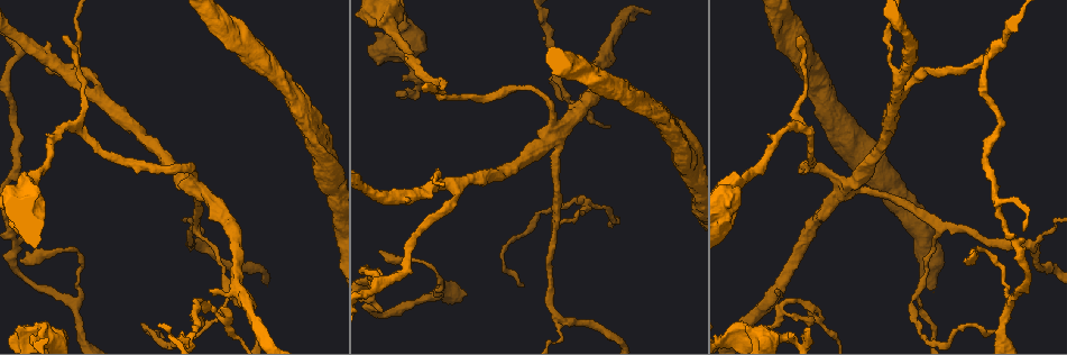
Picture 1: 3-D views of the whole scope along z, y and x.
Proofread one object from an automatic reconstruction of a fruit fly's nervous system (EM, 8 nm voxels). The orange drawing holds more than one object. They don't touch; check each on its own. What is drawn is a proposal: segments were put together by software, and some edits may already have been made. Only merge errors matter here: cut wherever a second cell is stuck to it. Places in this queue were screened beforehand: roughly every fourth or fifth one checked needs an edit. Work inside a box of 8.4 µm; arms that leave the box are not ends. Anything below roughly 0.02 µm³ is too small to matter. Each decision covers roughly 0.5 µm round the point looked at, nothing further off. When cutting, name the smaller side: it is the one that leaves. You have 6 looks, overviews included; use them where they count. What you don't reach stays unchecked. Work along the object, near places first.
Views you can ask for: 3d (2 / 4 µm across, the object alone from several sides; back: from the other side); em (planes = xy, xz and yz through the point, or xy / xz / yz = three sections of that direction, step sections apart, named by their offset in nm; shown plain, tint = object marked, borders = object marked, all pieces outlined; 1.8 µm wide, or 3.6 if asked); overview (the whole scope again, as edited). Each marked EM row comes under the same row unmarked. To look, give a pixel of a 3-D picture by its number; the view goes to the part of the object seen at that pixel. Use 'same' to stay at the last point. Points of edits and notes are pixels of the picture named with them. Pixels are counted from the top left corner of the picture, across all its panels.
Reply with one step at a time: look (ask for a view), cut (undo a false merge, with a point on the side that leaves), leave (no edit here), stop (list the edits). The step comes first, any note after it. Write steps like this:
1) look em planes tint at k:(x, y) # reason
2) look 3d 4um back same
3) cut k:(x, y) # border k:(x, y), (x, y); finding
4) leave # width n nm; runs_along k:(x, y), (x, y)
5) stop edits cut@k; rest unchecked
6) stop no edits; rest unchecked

look 3d 4um at 1:(742, 182) # calibre changes

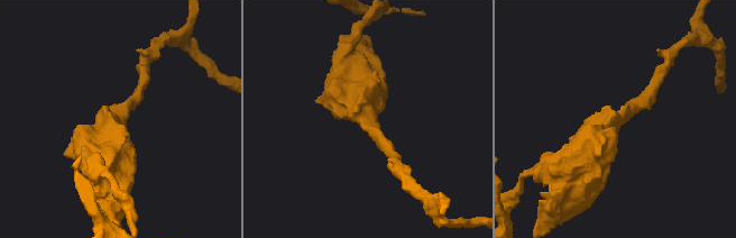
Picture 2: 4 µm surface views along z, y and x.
look em 3.6um xz step 8 tint at 2:(116, 121) # arm_widths 170, 650 nm

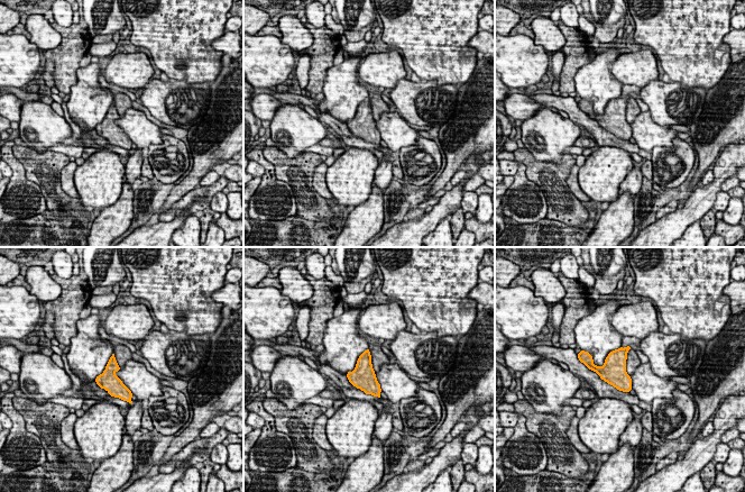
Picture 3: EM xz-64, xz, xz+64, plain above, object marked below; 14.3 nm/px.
leave # continuous, no second cell

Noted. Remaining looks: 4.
look em planes tint at 1:(553, 132) # sudden change in width

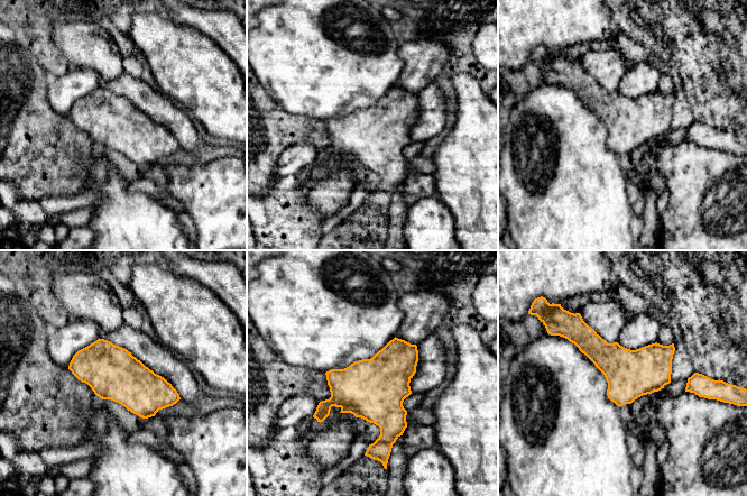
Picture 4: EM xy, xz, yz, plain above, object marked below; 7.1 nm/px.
leave # continuous, no second cell

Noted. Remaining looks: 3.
look em 3.6um planes tint at 1:(1033, 246) # sharp bend

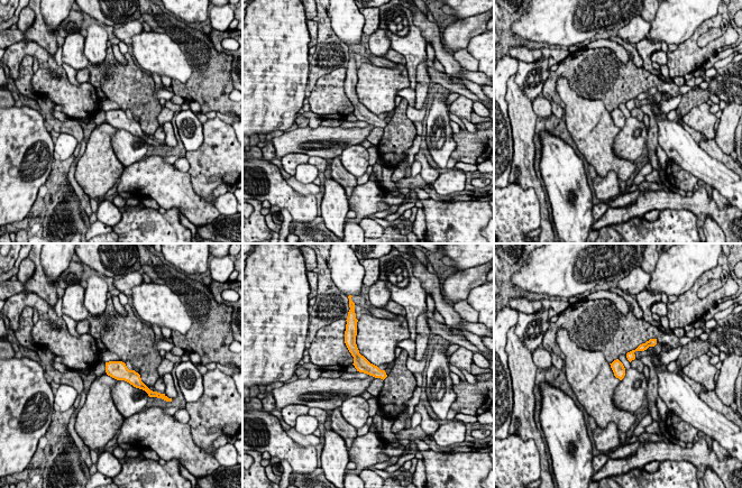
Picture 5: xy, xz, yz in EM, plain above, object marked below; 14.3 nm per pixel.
leave # runs_along 5:(351, 342), (357, 357), (383, 375); one cell here

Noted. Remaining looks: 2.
stop no edits; rest unchecked

